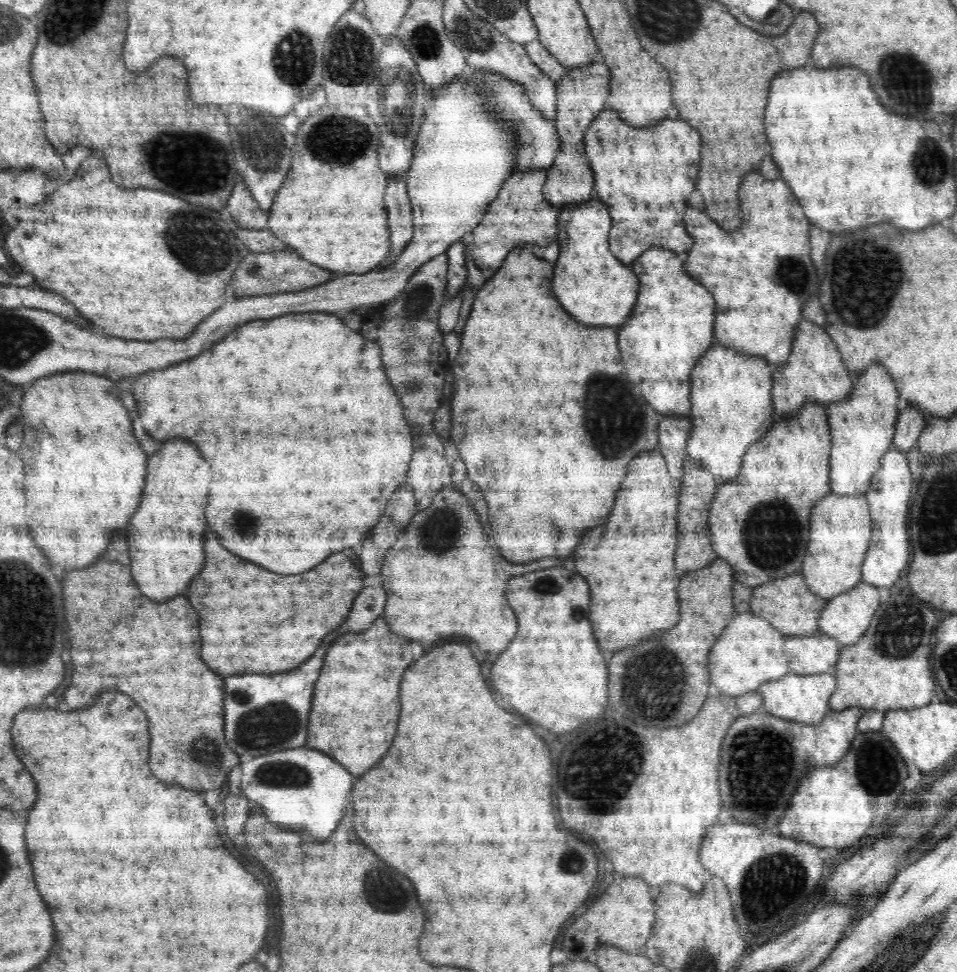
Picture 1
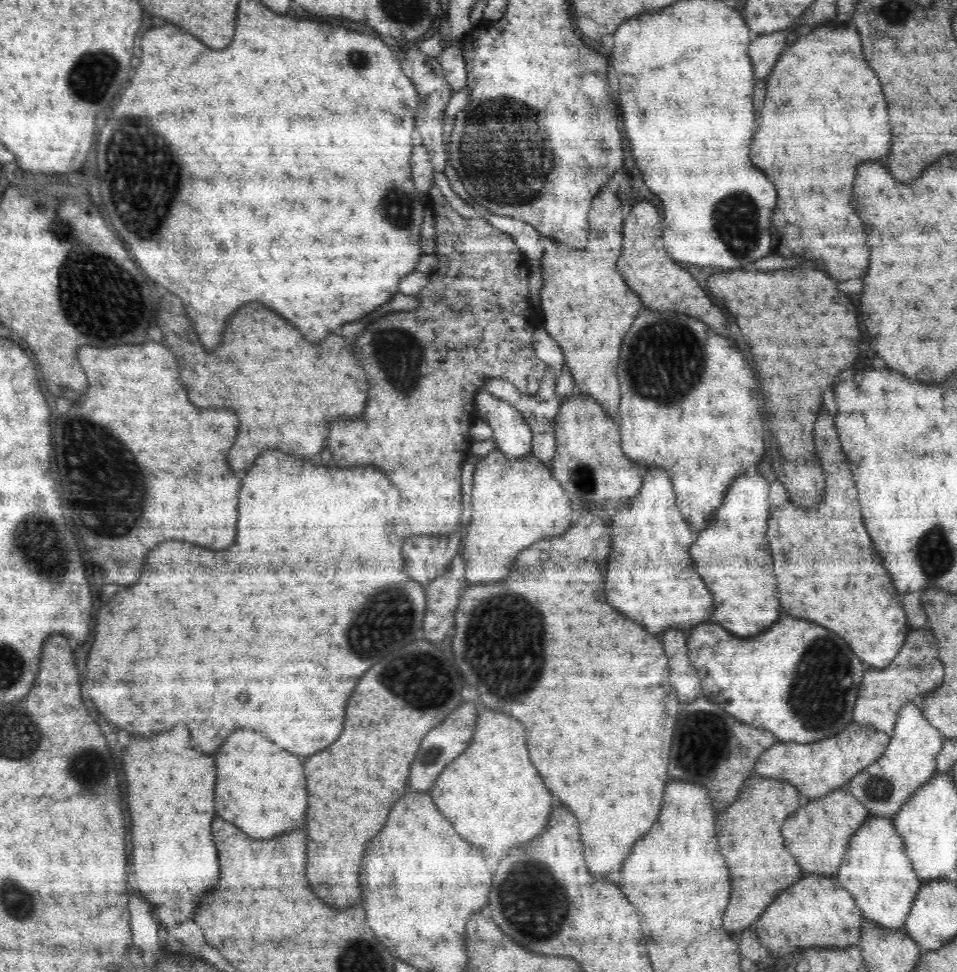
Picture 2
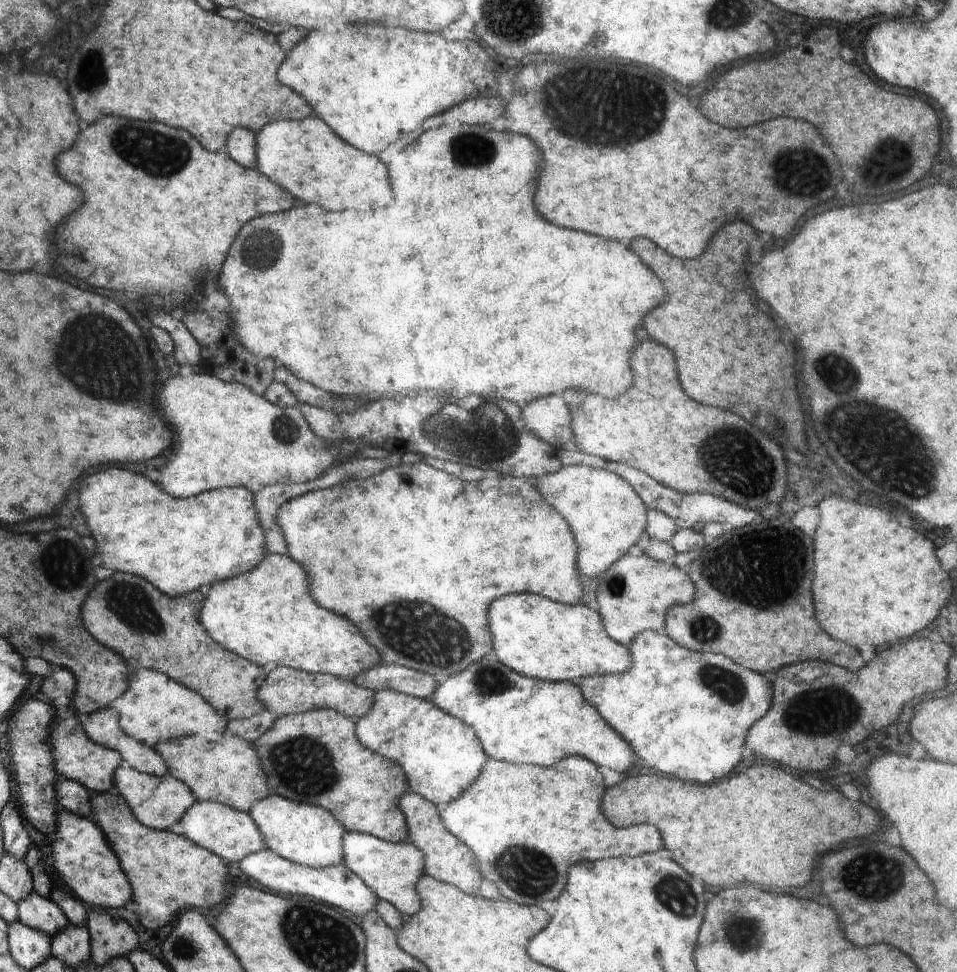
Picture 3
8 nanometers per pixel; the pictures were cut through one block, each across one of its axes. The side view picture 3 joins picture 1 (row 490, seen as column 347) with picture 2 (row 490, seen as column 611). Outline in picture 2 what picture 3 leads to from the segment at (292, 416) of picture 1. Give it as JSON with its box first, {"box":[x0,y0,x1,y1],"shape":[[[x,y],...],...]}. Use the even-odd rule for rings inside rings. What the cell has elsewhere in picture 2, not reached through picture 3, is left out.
{"box":[84,450,426,756],"shape":[[[280,450],[264,452],[264,456],[256,458],[256,464],[246,472],[246,478],[242,480],[242,488],[238,496],[238,532],[236,532],[236,542],[232,546],[228,546],[222,552],[216,552],[190,542],[168,540],[156,546],[152,552],[148,552],[140,580],[134,586],[126,588],[124,592],[118,592],[108,606],[98,610],[98,618],[94,626],[94,646],[92,646],[92,654],[88,656],[84,692],[92,698],[94,706],[98,708],[98,712],[102,712],[106,720],[112,720],[116,726],[120,726],[122,730],[134,736],[138,734],[152,736],[152,732],[164,732],[164,728],[170,728],[178,720],[184,722],[190,728],[192,736],[198,740],[196,748],[200,746],[202,752],[218,750],[224,738],[242,726],[260,730],[266,738],[270,738],[280,748],[292,754],[312,756],[322,748],[330,746],[342,732],[340,722],[344,724],[344,714],[346,714],[344,708],[358,682],[356,678],[360,678],[368,668],[380,662],[388,652],[410,644],[414,640],[414,634],[423,627],[426,608],[425,586],[410,580],[408,572],[402,572],[404,570],[404,556],[400,554],[402,540],[396,534],[392,534],[394,516],[398,514],[398,502],[400,502],[398,488],[388,480],[388,476],[384,476],[384,472],[380,472],[376,467],[366,465],[365,467],[328,468],[328,466],[314,466],[308,460],[296,458]],[[242,690],[248,690],[250,700],[246,702],[236,700],[236,696]]]}

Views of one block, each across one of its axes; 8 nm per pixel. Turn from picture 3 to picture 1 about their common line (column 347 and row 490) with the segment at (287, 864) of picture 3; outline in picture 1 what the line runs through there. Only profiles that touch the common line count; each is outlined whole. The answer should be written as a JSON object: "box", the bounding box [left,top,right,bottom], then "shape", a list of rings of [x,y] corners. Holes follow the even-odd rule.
{"box":[862,447,912,590],"shape":[[[890,447],[880,459],[879,470],[875,472],[865,497],[873,522],[871,543],[862,563],[862,580],[880,589],[886,590],[899,580],[902,570],[908,566],[911,544],[909,543],[906,524],[909,514],[910,496],[912,496],[912,472],[908,468],[906,452]]]}

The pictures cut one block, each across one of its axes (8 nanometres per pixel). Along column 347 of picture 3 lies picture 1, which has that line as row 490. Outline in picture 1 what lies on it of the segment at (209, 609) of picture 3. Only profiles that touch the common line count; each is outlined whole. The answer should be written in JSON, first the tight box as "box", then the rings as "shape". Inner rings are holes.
{"box":[574,448,680,652],"shape":[[[659,448],[653,451],[640,451],[632,460],[632,464],[628,464],[626,480],[620,486],[608,522],[584,532],[582,542],[574,552],[576,570],[580,576],[588,580],[592,590],[590,622],[602,650],[616,652],[630,644],[638,644],[654,632],[672,628],[680,618],[676,594],[676,588],[679,586],[678,574],[674,572],[679,488],[680,483],[670,476],[668,465]]]}

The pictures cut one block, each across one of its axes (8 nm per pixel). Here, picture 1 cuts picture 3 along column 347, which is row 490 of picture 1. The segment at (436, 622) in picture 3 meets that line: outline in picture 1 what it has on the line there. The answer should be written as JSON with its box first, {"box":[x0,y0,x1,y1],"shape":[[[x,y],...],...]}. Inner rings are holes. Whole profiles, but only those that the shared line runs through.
{"box":[450,246,662,564],"shape":[[[522,246],[513,248],[506,255],[502,268],[480,288],[480,292],[476,296],[476,302],[474,302],[474,308],[472,308],[472,314],[470,314],[470,318],[466,322],[464,332],[462,332],[460,354],[450,364],[450,370],[454,374],[452,432],[450,439],[458,447],[458,451],[460,451],[460,457],[462,457],[467,468],[467,478],[472,479],[480,486],[482,494],[488,500],[488,510],[490,510],[488,514],[490,514],[492,536],[494,536],[494,542],[500,548],[500,554],[506,560],[516,562],[516,564],[532,562],[532,560],[538,560],[538,558],[544,558],[544,556],[570,556],[574,552],[574,548],[578,546],[584,530],[606,522],[604,518],[608,518],[608,514],[612,510],[616,492],[620,490],[620,484],[622,484],[622,480],[626,476],[628,462],[632,458],[637,457],[640,451],[653,451],[659,446],[659,422],[662,420],[662,414],[656,412],[647,403],[640,389],[632,390],[635,385],[630,384],[628,378],[616,378],[616,376],[626,376],[624,374],[624,364],[620,362],[621,354],[618,352],[619,346],[616,340],[616,330],[614,330],[614,327],[600,328],[578,324],[558,304],[558,300],[552,296],[552,270],[554,270],[554,266],[548,260],[536,258],[534,254],[526,252]],[[512,296],[518,296],[520,304],[522,304],[522,296],[526,296],[526,300],[536,296],[538,308],[530,310],[530,308],[518,306],[520,308],[518,310],[518,308],[514,308],[514,304],[510,304]]]}

